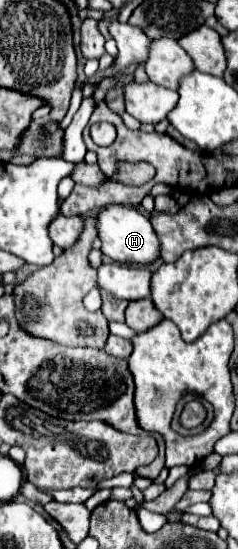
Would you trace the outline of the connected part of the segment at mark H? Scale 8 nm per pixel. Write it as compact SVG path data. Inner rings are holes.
M110 205L98 215L98 235L102 239L102 253L126 265L150 265L160 257L160 239L150 219L134 207Z

